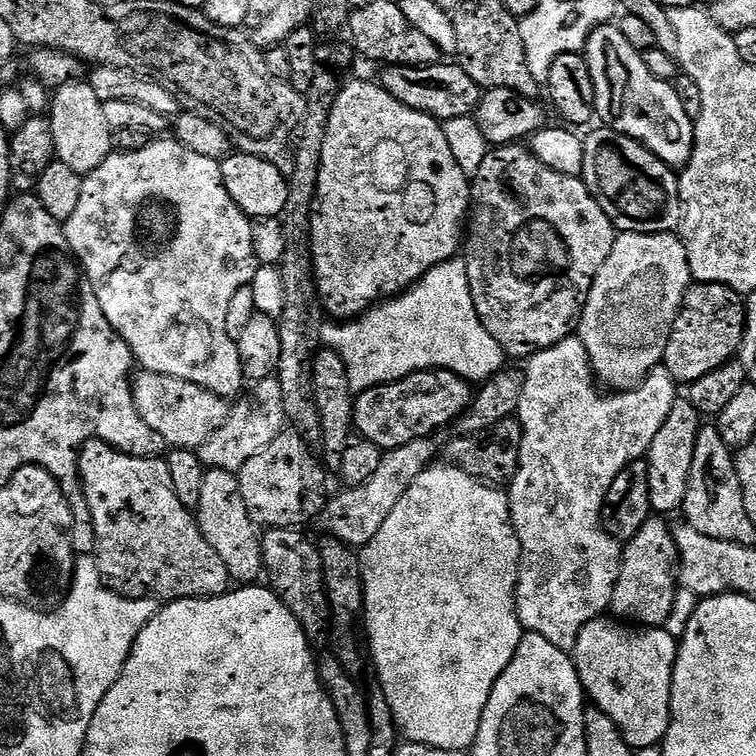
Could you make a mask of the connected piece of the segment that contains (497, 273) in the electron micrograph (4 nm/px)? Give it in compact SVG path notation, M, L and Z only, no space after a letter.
M519 143L493 147L486 154L482 166L478 166L471 186L470 219L466 224L462 259L466 262L470 294L474 298L474 310L478 314L482 326L486 326L486 330L499 342L509 357L527 358L533 356L536 352L546 350L550 346L562 342L567 336L573 335L574 329L580 323L580 315L584 313L594 278L598 274L598 270L602 270L602 262L606 262L606 258L610 258L610 254L614 250L618 229L606 214L604 204L594 195L593 189L584 185L581 177L558 174L558 170L550 170L550 166L543 164L527 147L521 146Z

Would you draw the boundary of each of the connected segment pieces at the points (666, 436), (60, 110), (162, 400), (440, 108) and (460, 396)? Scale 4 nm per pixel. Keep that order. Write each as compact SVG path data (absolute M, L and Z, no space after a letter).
M678 398L662 422L662 430L654 434L654 442L648 447L648 477L650 478L650 506L653 513L679 513L686 502L686 486L690 486L690 466L694 466L694 442L698 442L698 430L702 426L699 410L687 398Z
M87 82L67 84L55 89L50 100L55 159L70 166L70 170L81 174L93 172L102 166L102 162L106 162L108 156L113 155L114 133L110 126L106 126L106 117L102 115L103 105Z
M137 371L132 380L132 393L134 394L134 406L138 406L138 414L142 414L142 422L146 422L146 426L150 426L150 430L162 434L162 438L173 449L199 450L203 446L204 440L210 438L210 434L214 434L214 430L218 430L218 426L226 426L226 418L232 412L232 404L225 397L214 394L194 382L174 378L170 374Z
M441 62L425 68L389 64L381 71L384 73L378 77L378 83L391 96L398 98L398 102L419 112L424 112L428 116L433 116L434 119L441 122L459 116L472 116L480 104L481 85L475 84L470 78L470 74L466 74L466 70L460 68L459 63L451 63Z
M429 368L426 372L412 372L409 376L389 379L384 384L376 384L373 388L365 387L364 393L355 397L354 418L352 419L355 431L366 437L374 446L381 450L406 446L406 442L417 440L420 436L427 436L433 431L439 420L455 421L472 402L474 388L469 381L458 374L448 372L445 368Z

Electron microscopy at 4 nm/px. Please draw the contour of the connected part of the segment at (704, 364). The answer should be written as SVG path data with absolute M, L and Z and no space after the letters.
M693 283L684 295L678 318L670 330L670 342L662 367L676 379L677 385L687 386L698 378L718 370L740 351L744 340L745 297L721 284Z

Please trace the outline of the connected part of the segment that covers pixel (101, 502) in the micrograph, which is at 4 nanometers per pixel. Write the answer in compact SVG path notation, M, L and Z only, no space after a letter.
M87 440L80 447L80 484L92 515L90 529L96 535L94 559L102 582L122 596L194 600L201 596L223 596L230 588L230 577L222 558L206 542L195 515L178 502L174 482L170 482L167 459L131 456L113 448L105 440Z

